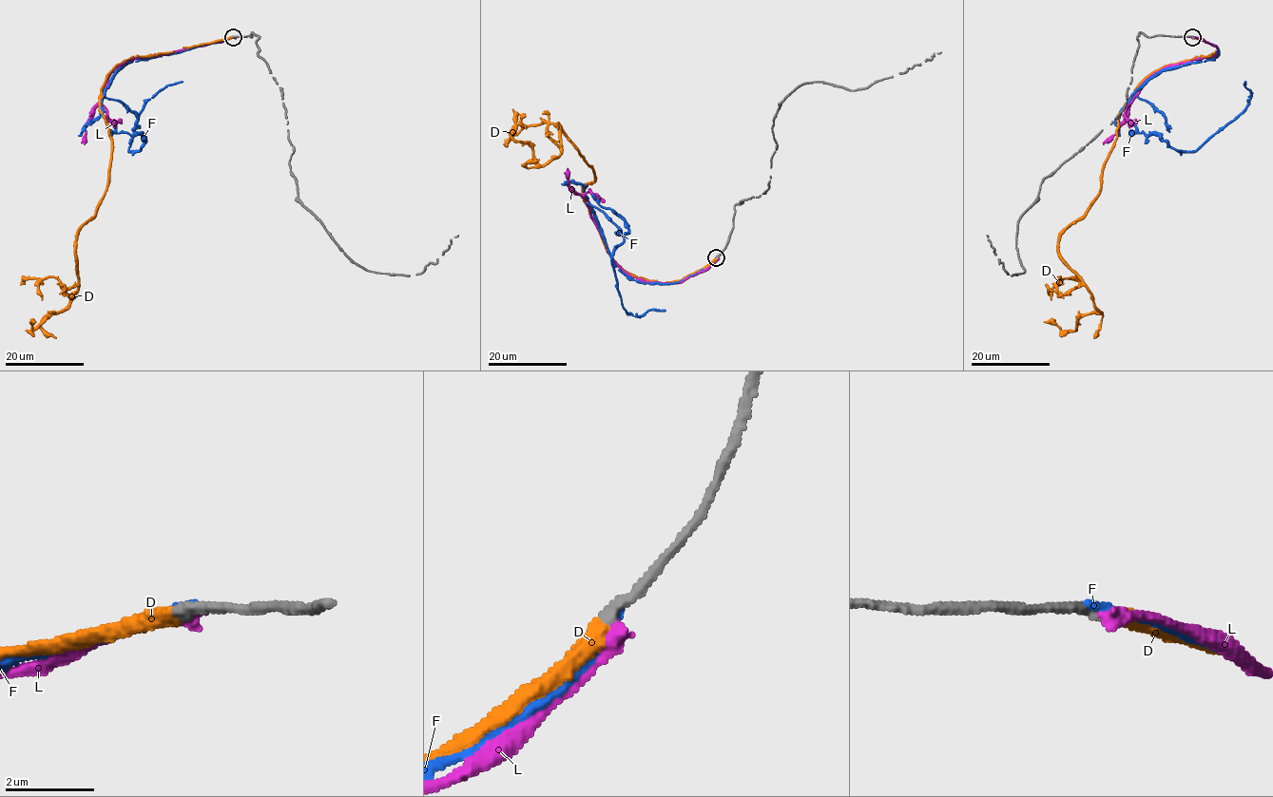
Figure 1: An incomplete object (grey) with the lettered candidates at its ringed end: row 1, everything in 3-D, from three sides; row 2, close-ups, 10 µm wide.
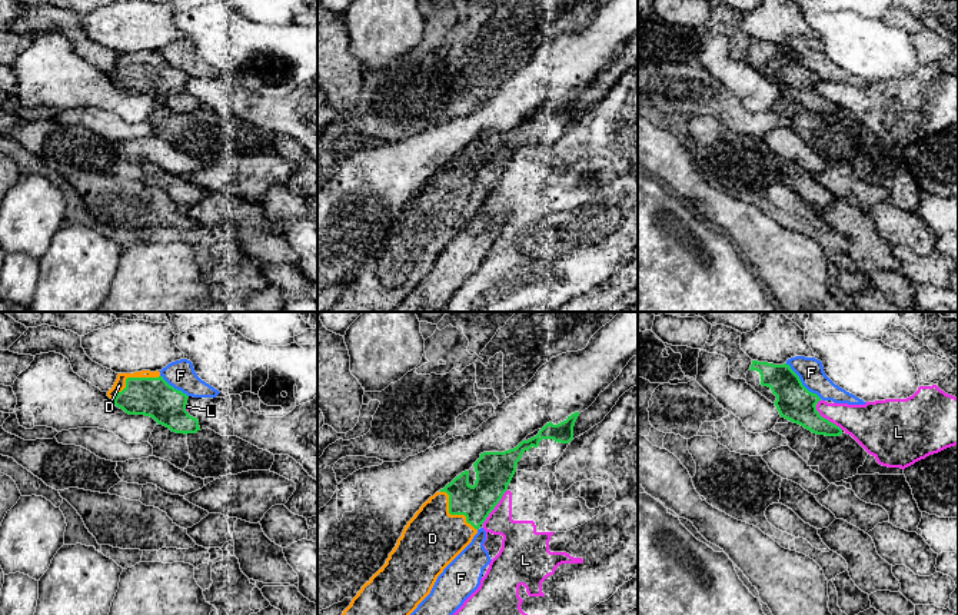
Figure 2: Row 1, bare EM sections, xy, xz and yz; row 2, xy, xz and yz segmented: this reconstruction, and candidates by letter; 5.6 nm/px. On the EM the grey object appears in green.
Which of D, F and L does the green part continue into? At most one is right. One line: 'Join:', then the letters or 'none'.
Join: D

